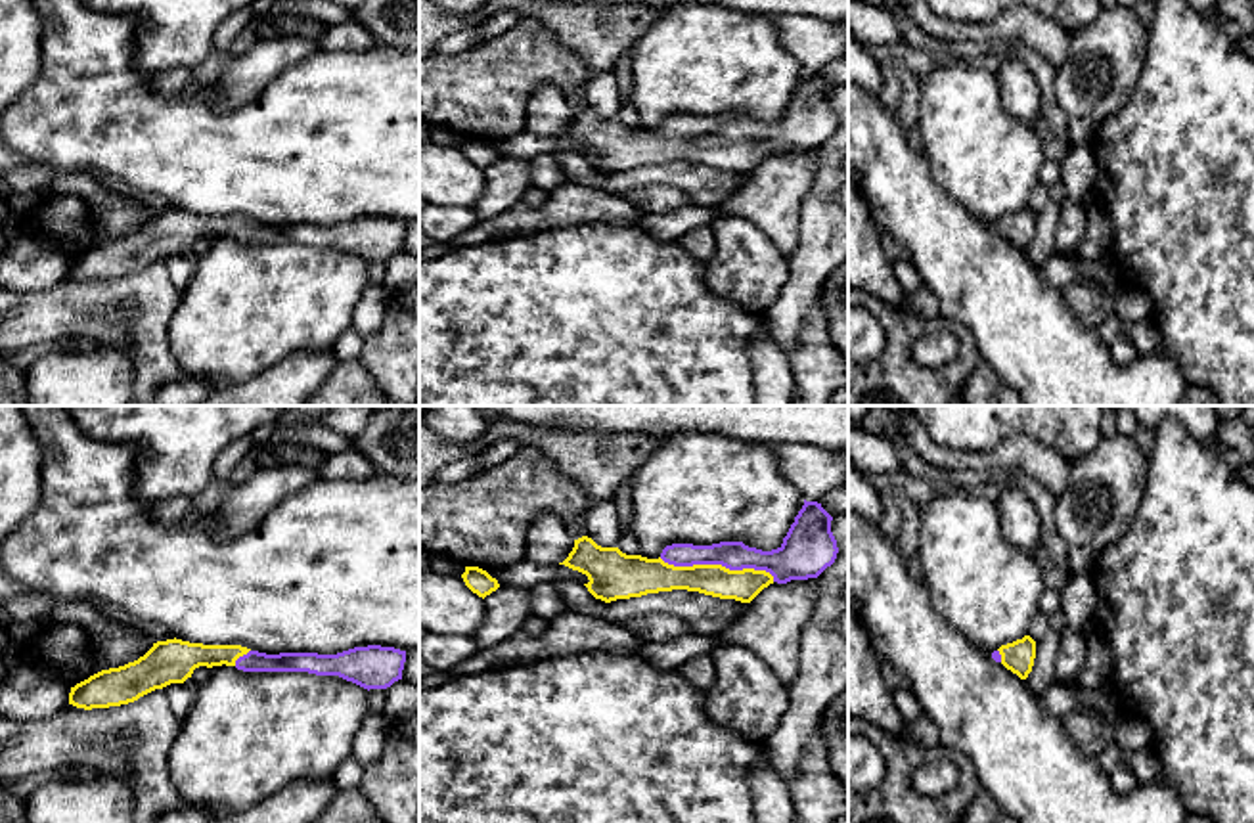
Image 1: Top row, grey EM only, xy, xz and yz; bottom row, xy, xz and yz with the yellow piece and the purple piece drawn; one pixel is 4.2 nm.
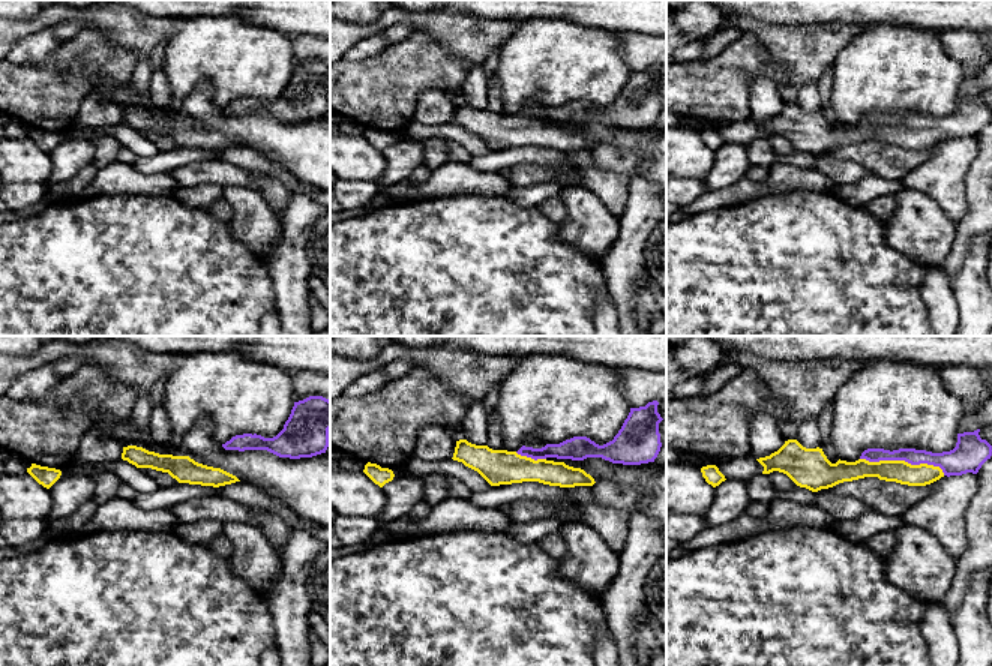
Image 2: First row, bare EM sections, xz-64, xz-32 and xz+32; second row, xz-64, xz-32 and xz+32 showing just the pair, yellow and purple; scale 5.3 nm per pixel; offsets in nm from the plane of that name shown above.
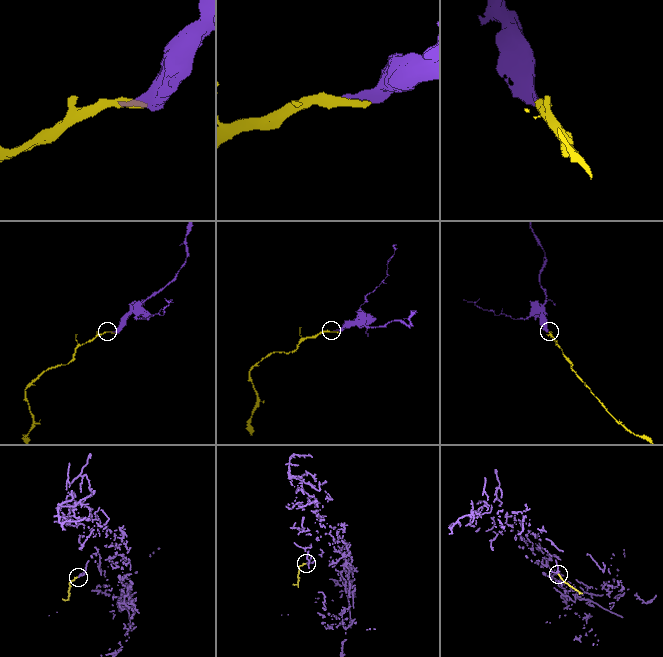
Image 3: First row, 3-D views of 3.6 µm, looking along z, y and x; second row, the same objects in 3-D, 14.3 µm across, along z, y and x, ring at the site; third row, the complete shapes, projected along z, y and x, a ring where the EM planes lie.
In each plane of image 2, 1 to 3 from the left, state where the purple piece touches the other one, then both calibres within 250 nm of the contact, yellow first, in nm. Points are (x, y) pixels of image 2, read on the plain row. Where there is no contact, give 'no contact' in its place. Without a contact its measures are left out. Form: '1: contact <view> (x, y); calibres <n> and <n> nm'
1: no contact
2: contact xz-32 (530, 122); calibres 190 and 120 nm
3: contact xz+32 (904, 125); calibres 120 and 120 nm

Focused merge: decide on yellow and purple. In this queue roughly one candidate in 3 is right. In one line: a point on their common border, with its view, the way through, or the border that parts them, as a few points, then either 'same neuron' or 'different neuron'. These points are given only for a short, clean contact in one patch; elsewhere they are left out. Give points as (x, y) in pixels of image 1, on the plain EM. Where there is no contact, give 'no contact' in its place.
meets yellow in xz at (718, 136); runs through xz (716, 152), (718, 136), (736, 127); same neuron

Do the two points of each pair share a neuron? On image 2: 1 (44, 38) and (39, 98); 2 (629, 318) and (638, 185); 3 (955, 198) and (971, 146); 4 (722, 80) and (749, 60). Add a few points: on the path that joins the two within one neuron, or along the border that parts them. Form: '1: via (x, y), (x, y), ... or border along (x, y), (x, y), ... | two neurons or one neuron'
1: border along (62, 42), (47, 63), (15, 65) | two neurons
2: via (626, 285), (626, 255), (638, 218) | one neuron
3: via (955, 185), (955, 162), (958, 159) | one neuron
4: via (728, 74), (743, 60) | one neuron

